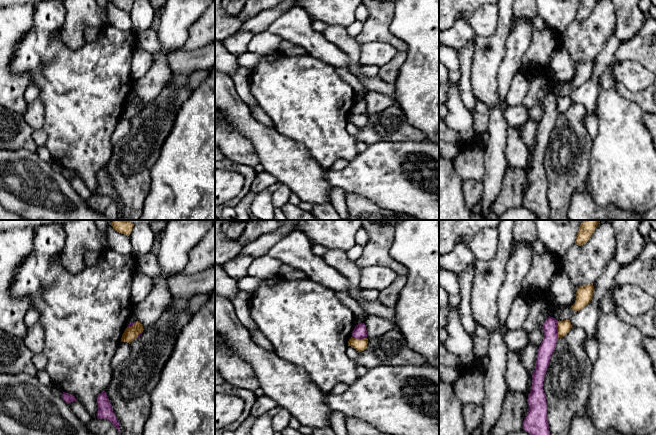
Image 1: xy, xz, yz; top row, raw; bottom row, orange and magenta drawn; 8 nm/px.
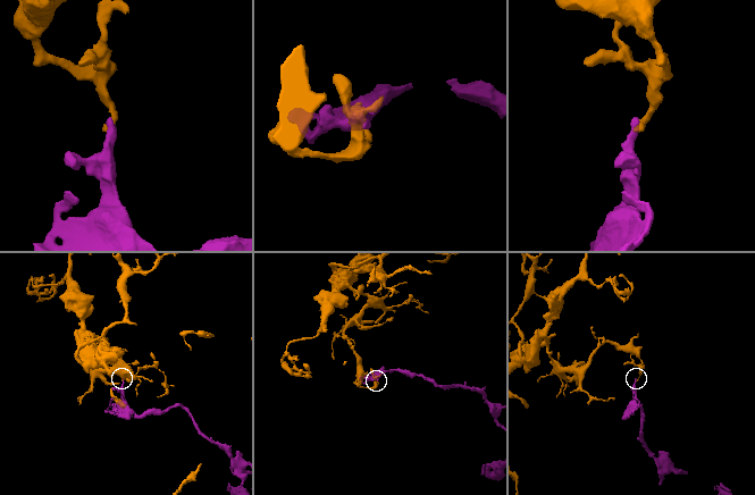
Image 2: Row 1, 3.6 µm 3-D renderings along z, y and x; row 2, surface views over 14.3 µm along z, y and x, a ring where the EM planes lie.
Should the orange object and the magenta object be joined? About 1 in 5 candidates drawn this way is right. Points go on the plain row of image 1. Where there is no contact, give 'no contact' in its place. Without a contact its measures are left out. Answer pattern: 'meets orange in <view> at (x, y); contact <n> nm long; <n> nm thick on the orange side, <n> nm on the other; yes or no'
meets orange in yz at (558, 105); contact 140 nm long; 100 nm thick on the orange side, 130 nm on the other; no

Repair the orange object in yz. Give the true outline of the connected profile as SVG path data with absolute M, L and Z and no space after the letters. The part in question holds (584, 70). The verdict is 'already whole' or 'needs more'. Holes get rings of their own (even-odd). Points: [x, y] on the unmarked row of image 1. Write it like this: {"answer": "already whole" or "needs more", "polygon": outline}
{"answer": "already whole", "polygon": "M593 59L580 62L576 68L575 79L571 82L572 86L575 88L582 86L592 76L593 69Z"}

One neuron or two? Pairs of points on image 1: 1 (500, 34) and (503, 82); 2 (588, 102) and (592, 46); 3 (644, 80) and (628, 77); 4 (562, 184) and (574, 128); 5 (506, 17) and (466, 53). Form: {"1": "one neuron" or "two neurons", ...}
{"1": "two neurons", "2": "two neurons", "3": "one neuron", "4": "one neuron", "5": "two neurons"}

